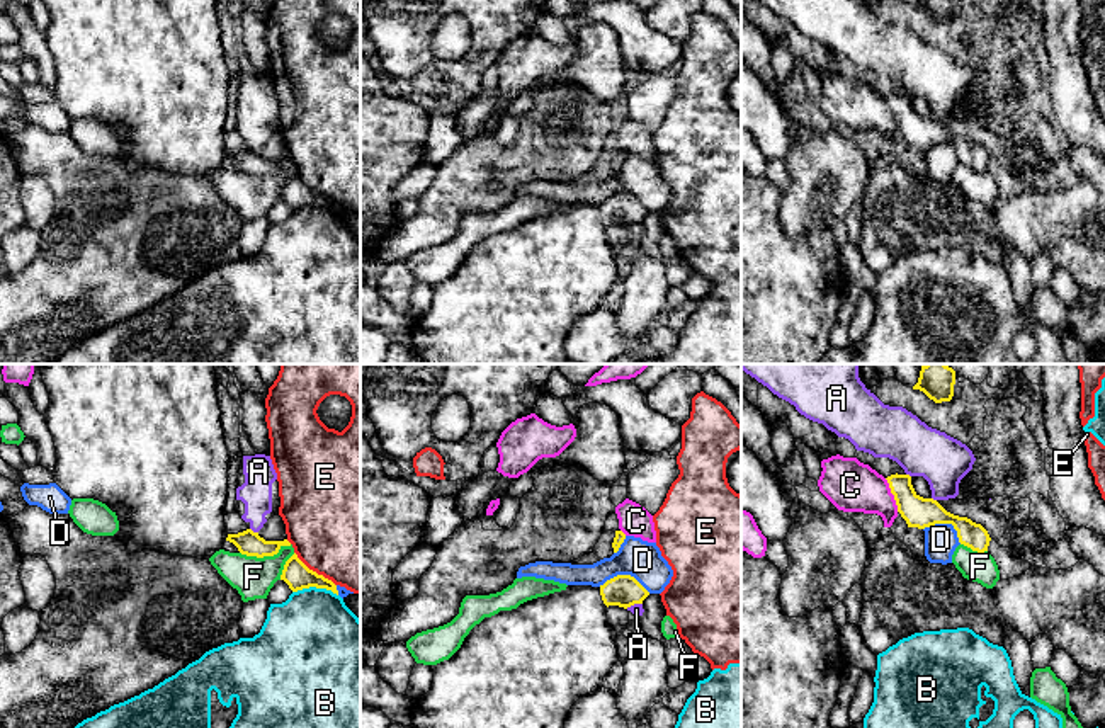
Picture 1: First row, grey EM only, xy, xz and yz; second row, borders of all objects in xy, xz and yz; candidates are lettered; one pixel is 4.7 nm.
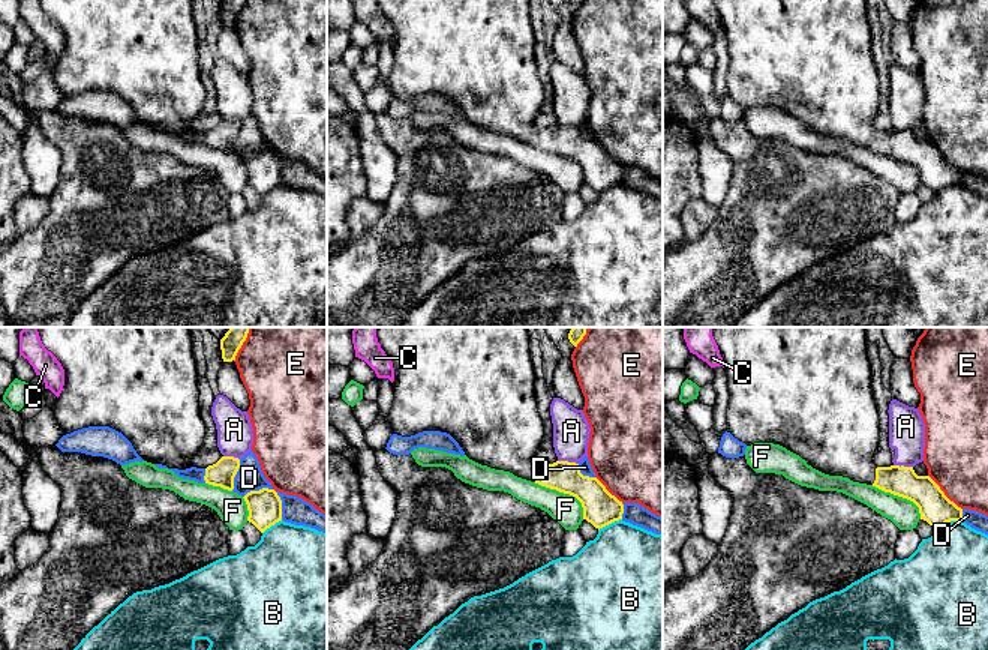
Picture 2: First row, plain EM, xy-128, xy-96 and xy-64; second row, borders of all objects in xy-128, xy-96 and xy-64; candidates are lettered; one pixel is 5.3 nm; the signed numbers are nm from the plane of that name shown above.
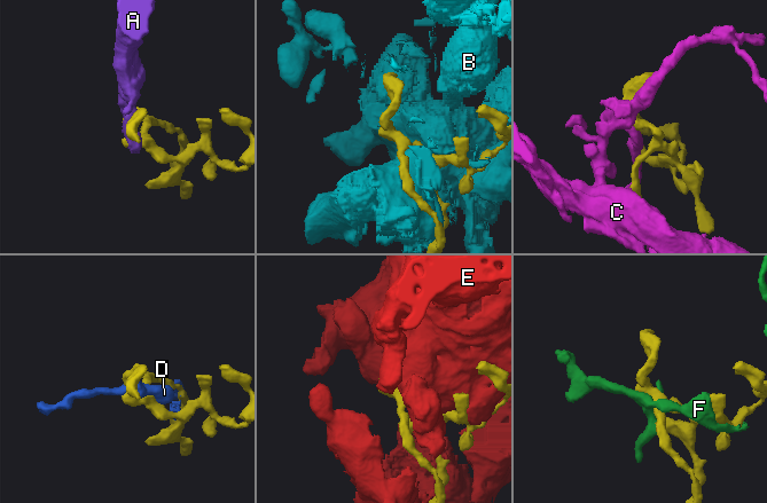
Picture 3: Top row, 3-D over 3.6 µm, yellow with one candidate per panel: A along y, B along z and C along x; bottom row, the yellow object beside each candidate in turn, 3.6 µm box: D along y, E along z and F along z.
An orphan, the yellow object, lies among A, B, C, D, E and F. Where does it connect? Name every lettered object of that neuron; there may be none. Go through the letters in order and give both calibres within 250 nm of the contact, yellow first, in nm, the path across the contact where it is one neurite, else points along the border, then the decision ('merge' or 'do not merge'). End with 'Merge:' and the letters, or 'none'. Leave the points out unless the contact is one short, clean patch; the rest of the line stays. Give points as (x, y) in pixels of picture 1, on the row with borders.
A: calibres 120 and 150 nm; do not merge
B: calibres 120 and 440 nm; do not merge
C: calibres 150 and 240 nm; border yz (884, 478), (898, 511); do not merge
D: calibres 160 and 180 nm; do not merge
E: calibres 120 and 500 nm; do not merge
F: calibres 120 and 190 nm; do not merge
Merge: none

